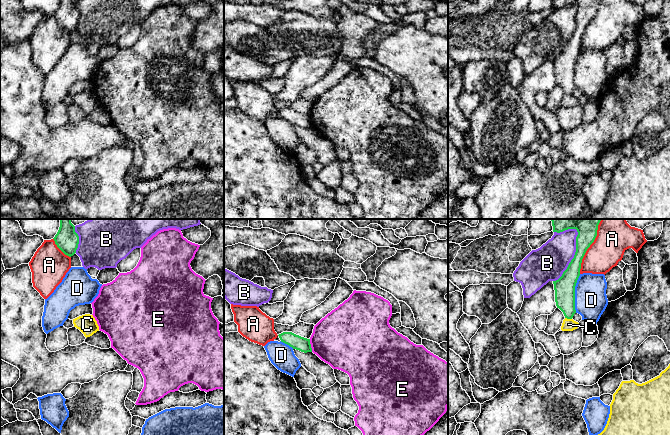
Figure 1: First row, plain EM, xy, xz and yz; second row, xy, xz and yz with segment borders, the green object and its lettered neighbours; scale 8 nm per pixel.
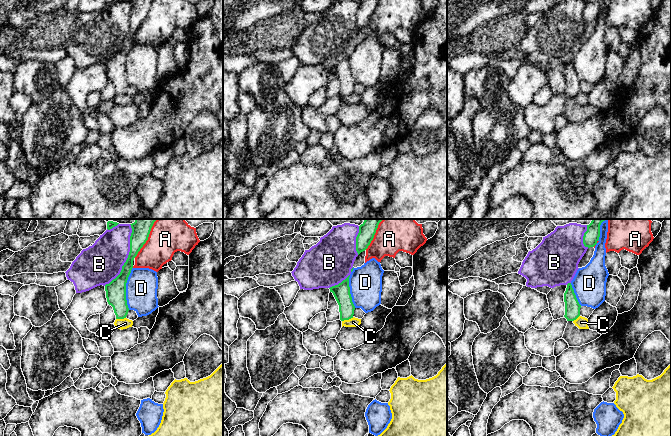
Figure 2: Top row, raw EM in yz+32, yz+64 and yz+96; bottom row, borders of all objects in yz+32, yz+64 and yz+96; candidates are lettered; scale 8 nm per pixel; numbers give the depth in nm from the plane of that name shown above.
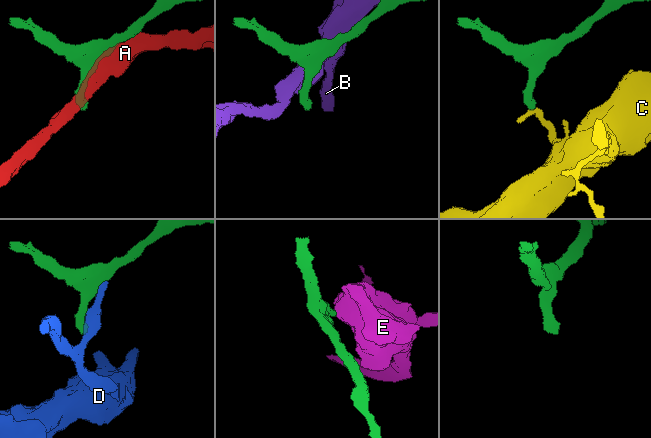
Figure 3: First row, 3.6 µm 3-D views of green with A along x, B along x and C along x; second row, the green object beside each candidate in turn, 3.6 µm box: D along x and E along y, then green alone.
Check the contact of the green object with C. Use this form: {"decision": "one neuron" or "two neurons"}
{"decision": "two neurons"}

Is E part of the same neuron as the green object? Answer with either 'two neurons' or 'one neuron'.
two neurons

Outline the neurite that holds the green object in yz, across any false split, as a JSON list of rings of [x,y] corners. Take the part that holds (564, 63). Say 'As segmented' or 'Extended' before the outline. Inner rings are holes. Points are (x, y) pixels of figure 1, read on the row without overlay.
As segmented. [[[552,0],[553,8],[563,8],[568,5],[576,5],[576,28],[562,52],[553,57],[555,66],[555,78],[565,94],[572,95],[575,86],[575,62],[580,52],[582,35],[597,12],[599,0]]]

